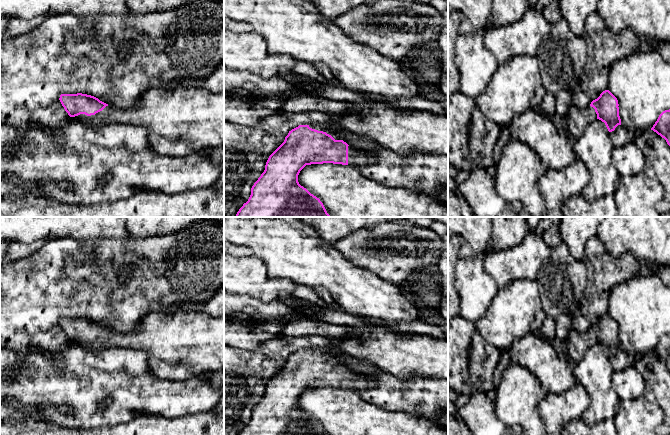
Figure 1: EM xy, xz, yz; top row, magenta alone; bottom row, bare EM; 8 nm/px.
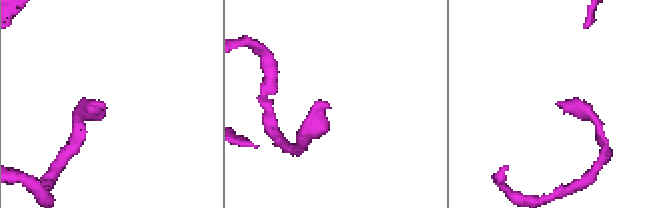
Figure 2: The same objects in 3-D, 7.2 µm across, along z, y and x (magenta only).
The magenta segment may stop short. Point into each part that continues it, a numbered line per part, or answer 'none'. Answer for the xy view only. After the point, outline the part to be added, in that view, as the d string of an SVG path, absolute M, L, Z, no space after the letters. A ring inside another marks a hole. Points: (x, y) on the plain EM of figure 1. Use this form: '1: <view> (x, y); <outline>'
1: xy (180, 345); M199 311L153 312L128 333L108 329L95 339L78 341L91 349L121 347L142 351L148 355L151 374L160 379L185 380L204 372L224 370L224 316L216 318Z

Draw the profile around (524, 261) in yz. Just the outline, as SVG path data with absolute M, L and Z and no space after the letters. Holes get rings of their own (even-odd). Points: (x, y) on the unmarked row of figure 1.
M531 231L513 248L486 253L485 270L494 278L499 288L519 279L536 281L551 252L552 248L543 238Z

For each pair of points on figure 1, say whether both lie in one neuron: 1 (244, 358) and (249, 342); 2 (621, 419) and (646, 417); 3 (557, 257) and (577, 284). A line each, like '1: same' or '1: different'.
1: different
2: same
3: same

